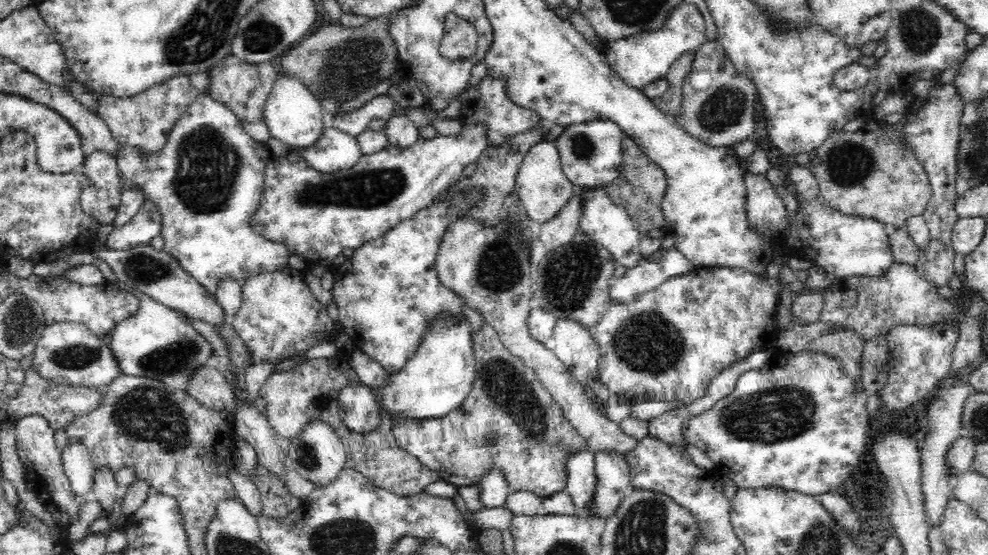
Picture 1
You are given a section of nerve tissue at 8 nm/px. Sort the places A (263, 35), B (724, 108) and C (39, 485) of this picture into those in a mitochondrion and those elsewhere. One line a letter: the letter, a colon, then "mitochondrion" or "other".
A: mitochondrion
B: mitochondrion
C: other

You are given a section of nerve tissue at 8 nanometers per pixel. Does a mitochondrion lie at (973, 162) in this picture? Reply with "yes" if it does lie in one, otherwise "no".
yes

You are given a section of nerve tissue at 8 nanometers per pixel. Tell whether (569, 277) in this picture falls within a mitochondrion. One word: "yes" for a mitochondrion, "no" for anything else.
yes

